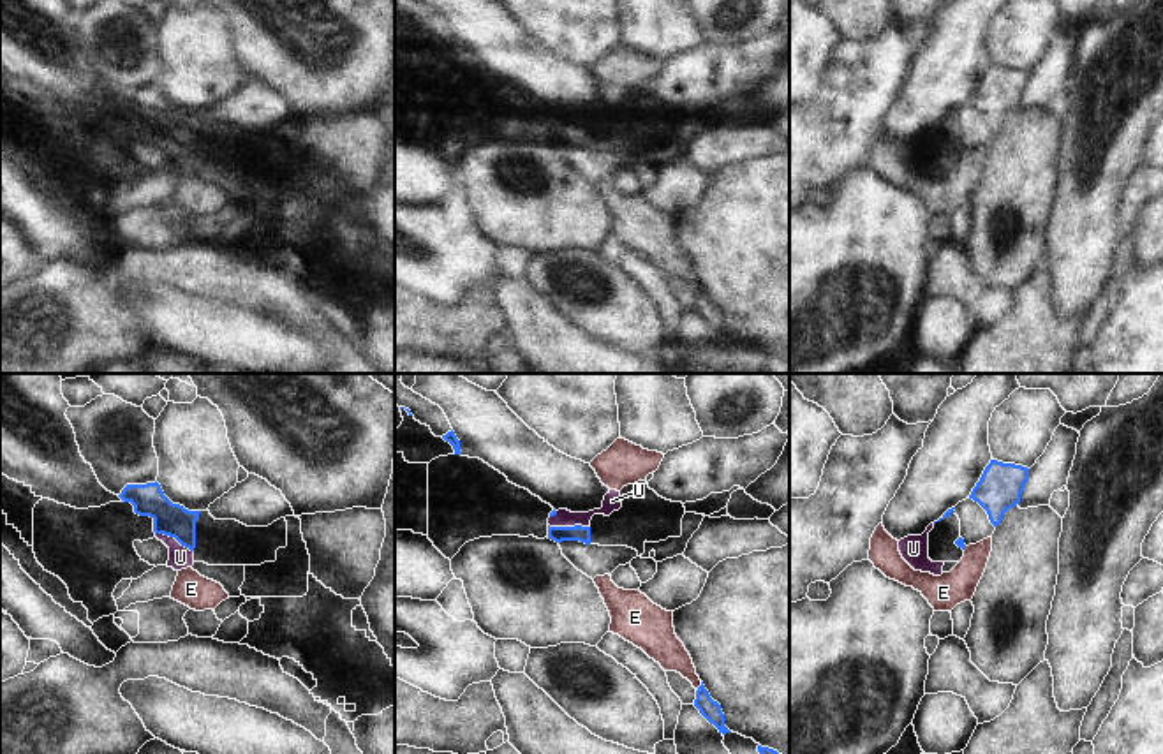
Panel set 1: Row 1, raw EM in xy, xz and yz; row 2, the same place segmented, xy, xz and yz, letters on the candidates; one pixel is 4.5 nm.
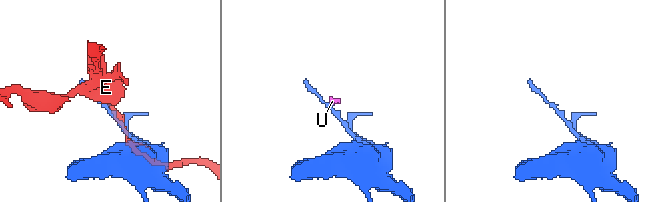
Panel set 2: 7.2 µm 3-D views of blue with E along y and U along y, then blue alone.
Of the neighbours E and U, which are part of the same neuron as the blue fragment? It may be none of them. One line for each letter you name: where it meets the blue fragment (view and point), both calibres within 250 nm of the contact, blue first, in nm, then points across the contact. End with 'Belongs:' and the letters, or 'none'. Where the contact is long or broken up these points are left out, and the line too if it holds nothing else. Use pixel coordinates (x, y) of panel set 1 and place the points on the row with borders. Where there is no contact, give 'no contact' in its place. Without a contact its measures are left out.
Belongs: none

